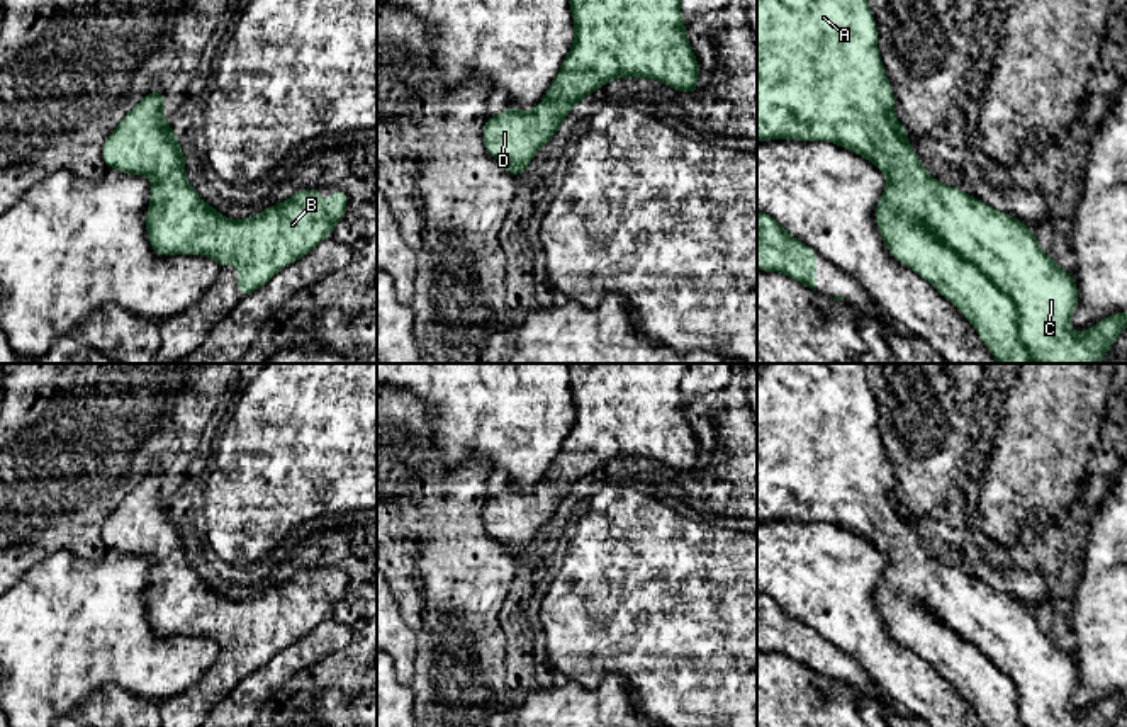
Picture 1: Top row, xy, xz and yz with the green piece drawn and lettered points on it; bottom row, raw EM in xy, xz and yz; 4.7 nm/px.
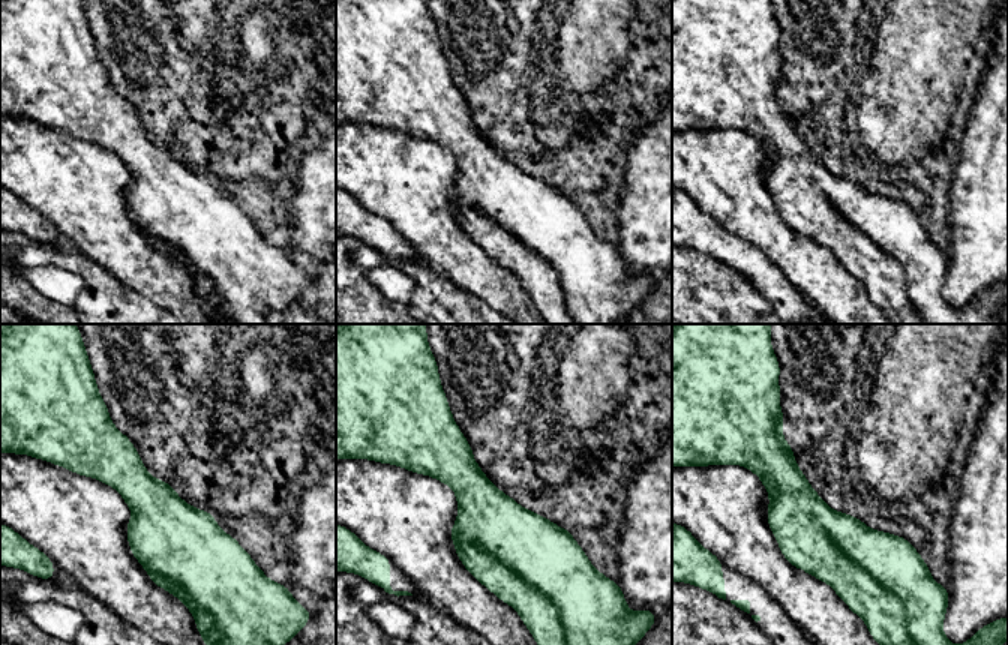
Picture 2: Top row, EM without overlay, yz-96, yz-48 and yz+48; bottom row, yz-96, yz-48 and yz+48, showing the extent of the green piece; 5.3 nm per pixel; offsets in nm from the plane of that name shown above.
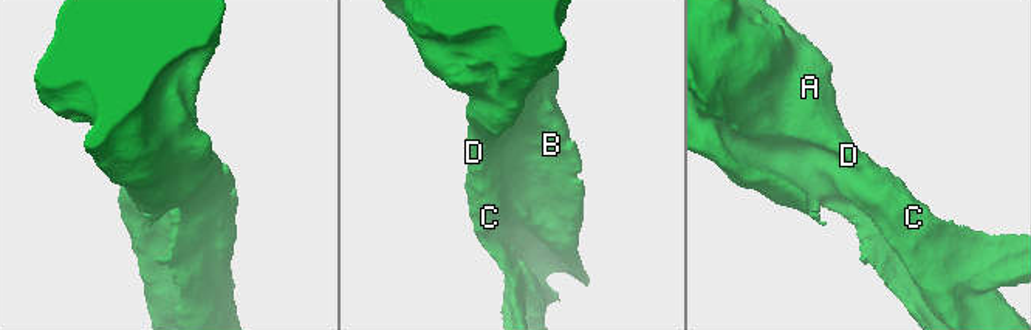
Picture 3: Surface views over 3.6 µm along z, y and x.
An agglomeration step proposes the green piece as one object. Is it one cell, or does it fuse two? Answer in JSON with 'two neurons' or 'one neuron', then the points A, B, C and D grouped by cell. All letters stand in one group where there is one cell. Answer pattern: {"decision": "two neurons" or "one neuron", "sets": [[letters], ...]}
{"decision": "one neuron", "sets": [["A", "B", "C", "D"]]}

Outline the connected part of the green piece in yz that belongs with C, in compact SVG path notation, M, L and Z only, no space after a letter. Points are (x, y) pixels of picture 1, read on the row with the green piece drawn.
M757 0L757 141L794 139L794 141L825 141L835 143L844 149L869 160L876 168L888 175L881 202L874 209L874 217L881 238L893 258L917 272L930 282L961 314L974 326L978 336L998 360L998 364L1100 364L1108 353L1119 335L1127 328L1127 313L1115 313L1098 321L1083 335L1069 328L1069 318L1078 307L1079 296L1071 272L1063 270L1057 262L1047 256L1034 231L1017 217L998 212L976 197L957 187L944 185L922 166L913 146L908 141L906 129L898 122L894 112L894 93L886 76L883 59L877 51L877 25L869 10L867 0Z

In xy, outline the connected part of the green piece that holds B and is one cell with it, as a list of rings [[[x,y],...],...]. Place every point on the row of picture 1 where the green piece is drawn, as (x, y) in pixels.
[[[153,90],[104,143],[107,168],[153,180],[146,231],[158,256],[202,255],[219,268],[238,265],[239,299],[334,234],[348,195],[333,187],[329,207],[317,189],[300,189],[258,216],[233,221],[205,204],[187,180],[185,153],[163,117],[166,95]]]

